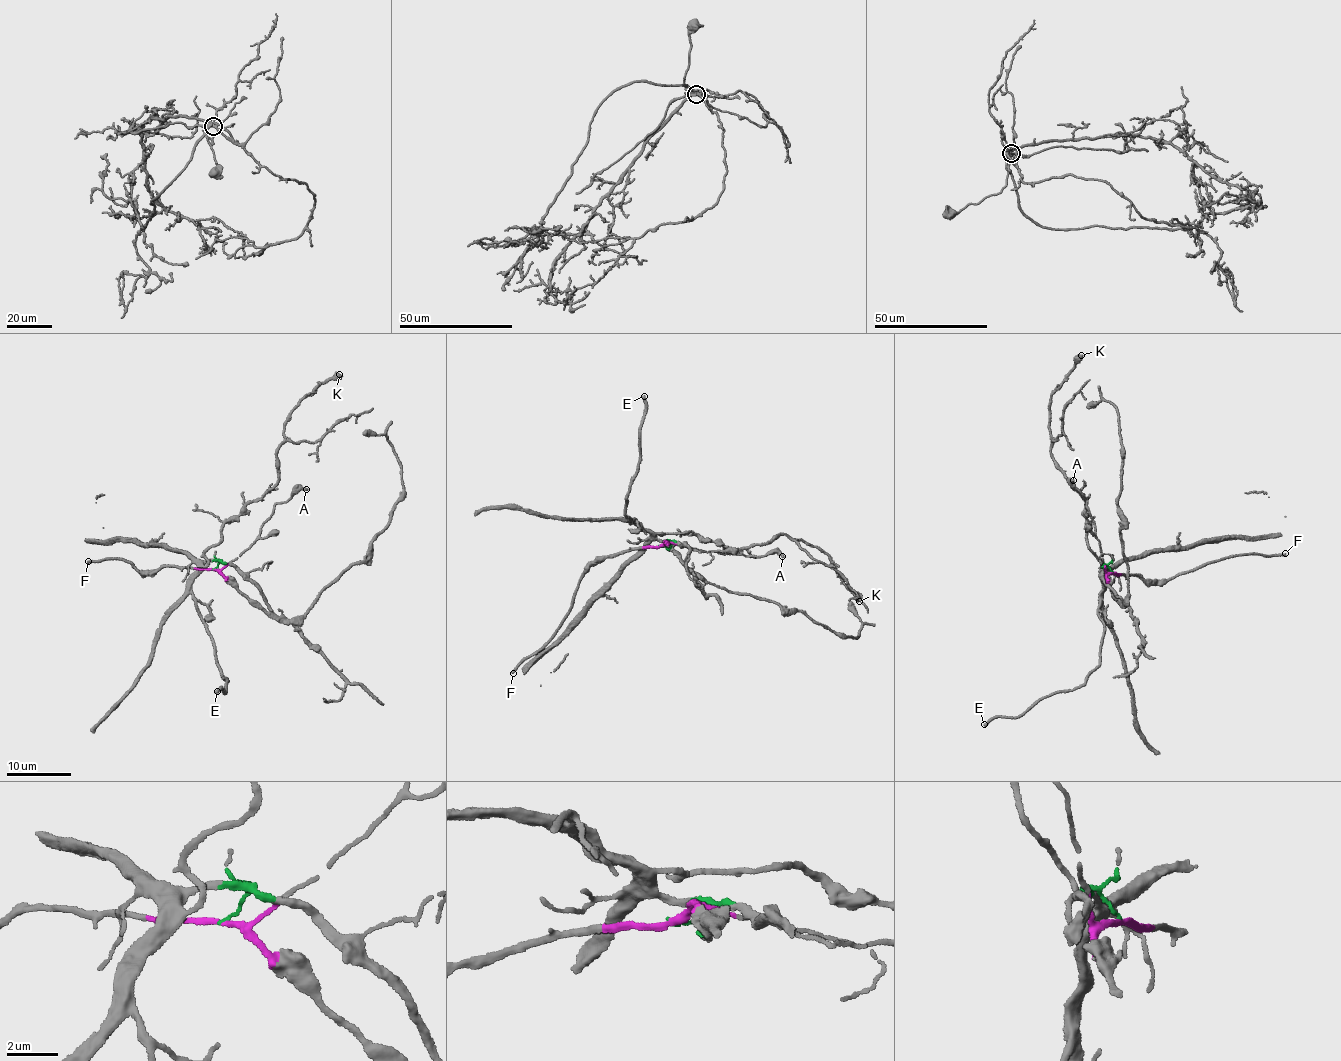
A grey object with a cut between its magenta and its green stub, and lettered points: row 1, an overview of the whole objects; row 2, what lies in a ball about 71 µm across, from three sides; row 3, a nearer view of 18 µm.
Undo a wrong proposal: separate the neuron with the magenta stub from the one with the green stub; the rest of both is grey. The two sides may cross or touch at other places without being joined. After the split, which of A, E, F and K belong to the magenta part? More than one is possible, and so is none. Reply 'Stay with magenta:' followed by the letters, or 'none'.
Stay with magenta: A, F

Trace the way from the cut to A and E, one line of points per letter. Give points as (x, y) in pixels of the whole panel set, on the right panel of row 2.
A: (1112, 573), (1105, 572), (1086, 498), (1072, 487), (1073, 480)
E: (1112, 573), (1105, 565), (1100, 666), (1072, 690), (1059, 690), (1016, 716), (999, 716), (984, 725)

